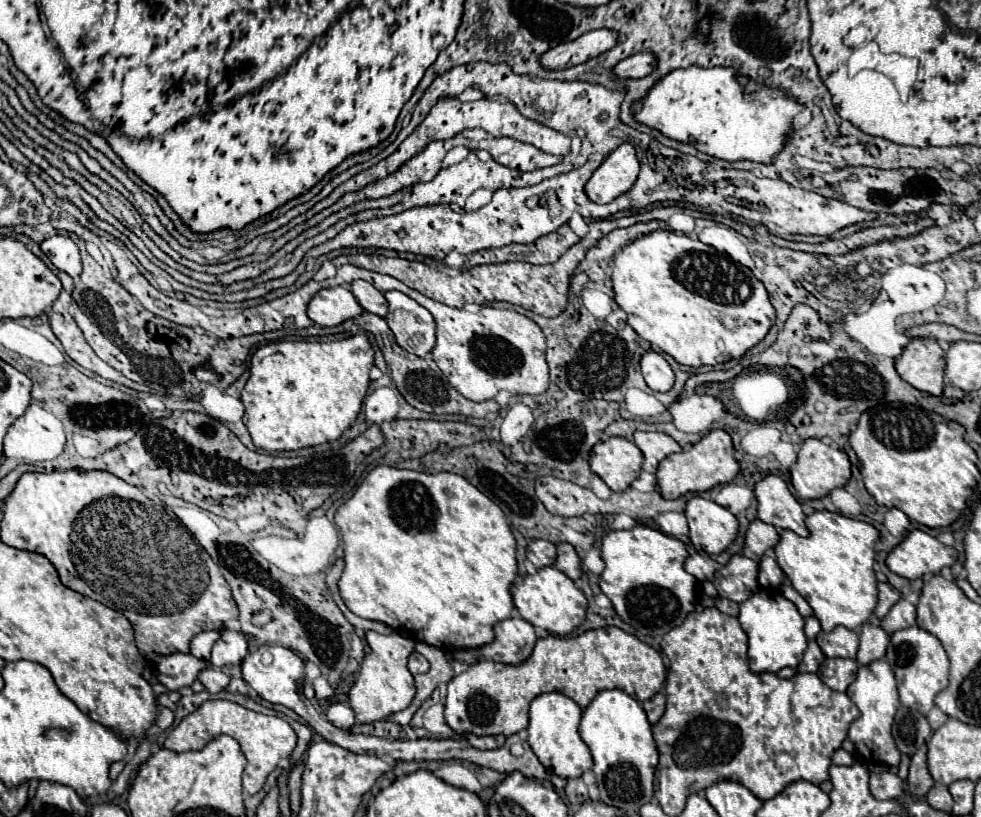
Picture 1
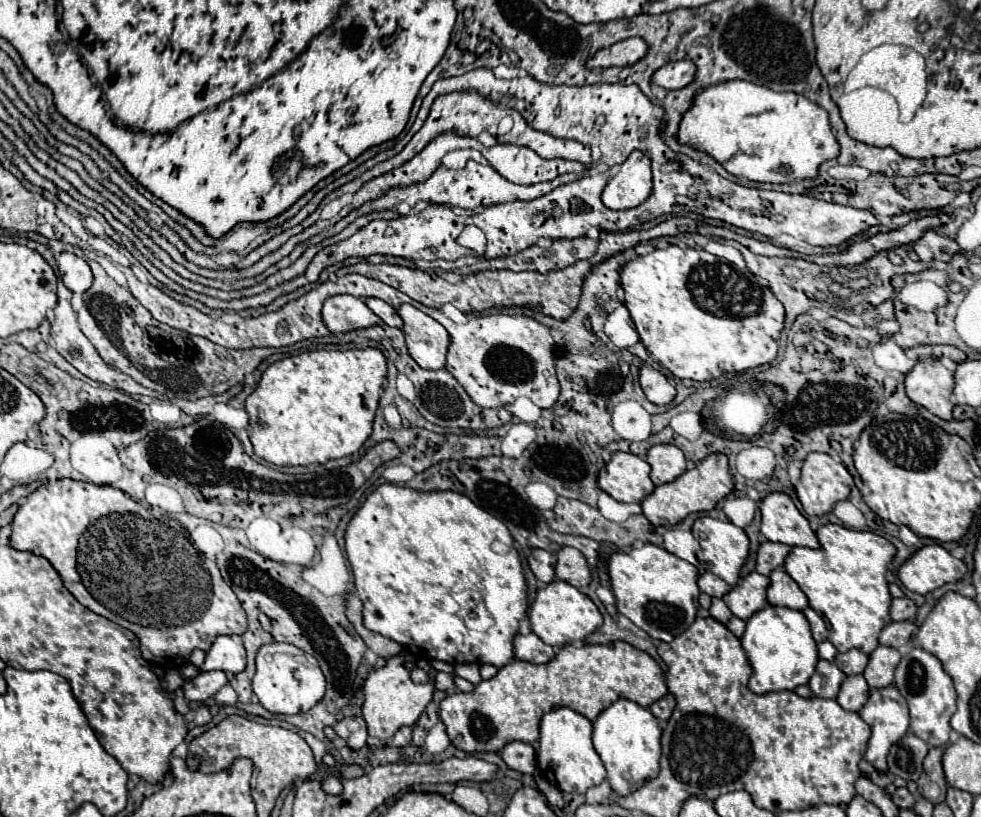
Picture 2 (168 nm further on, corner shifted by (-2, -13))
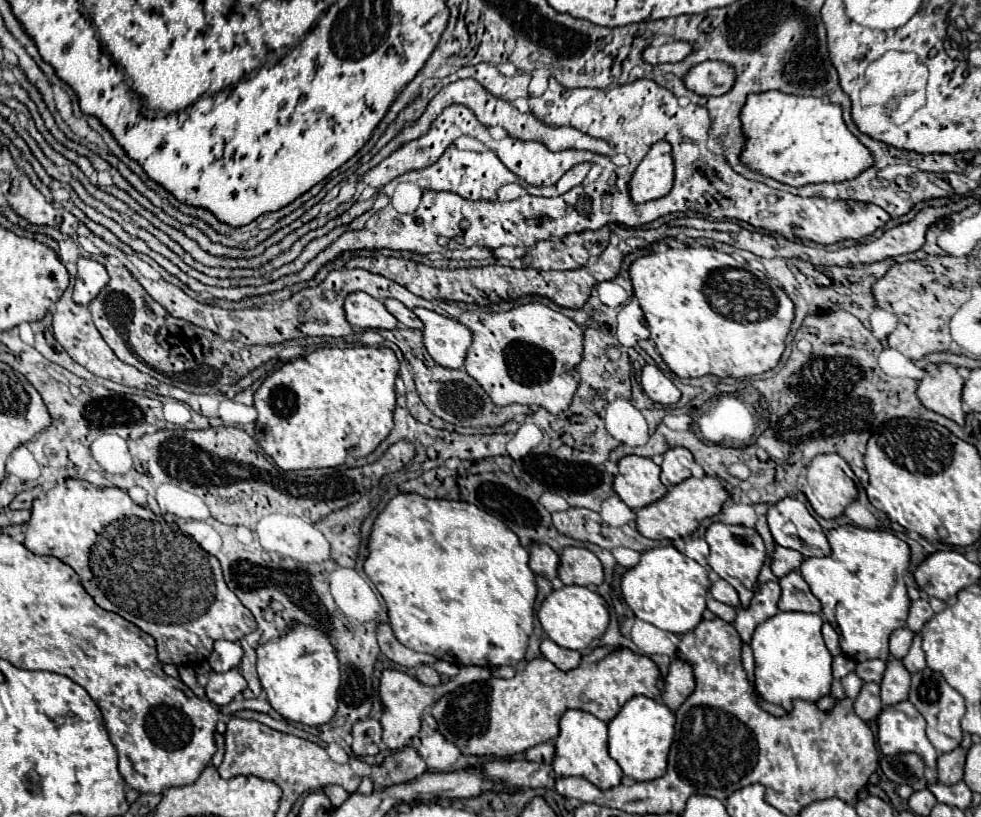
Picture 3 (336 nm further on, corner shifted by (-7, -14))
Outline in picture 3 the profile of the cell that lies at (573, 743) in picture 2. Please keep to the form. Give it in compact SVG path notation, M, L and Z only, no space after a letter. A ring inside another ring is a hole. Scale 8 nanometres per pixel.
M569 709L561 717L561 733L555 739L555 759L553 767L559 777L569 777L569 775L583 775L589 779L595 787L599 789L609 789L621 783L623 771L617 765L615 759L611 759L607 751L607 723L597 719L595 715L579 709Z

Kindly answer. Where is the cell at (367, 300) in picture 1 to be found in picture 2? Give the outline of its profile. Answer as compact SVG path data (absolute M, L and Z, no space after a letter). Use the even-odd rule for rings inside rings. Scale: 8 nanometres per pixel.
M366 298L364 302L366 302L366 306L368 306L368 308L370 308L370 310L372 310L384 324L388 324L388 326L396 326L396 328L402 326L402 318L398 316L396 308L392 308L390 304L382 302L380 298Z

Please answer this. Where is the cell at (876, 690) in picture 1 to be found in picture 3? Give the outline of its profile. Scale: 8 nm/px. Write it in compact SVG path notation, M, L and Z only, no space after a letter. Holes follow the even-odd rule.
M903 701L881 711L877 717L877 743L883 755L917 753L927 767L937 767L937 751L925 735L925 719L913 707Z

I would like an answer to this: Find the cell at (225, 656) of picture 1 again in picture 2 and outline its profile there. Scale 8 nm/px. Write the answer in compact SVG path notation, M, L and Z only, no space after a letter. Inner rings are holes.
M218 636L216 642L212 644L212 648L206 654L206 662L201 666L194 666L186 663L180 669L183 677L193 678L199 672L210 672L210 670L220 670L226 674L240 674L246 668L246 652L244 646L236 644L230 636ZM188 665L192 666L186 669ZM192 674L192 676L191 676Z

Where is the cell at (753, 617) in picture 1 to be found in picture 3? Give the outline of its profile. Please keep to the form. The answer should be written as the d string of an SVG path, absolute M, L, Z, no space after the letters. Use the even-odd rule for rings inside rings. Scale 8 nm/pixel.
M795 611L777 613L755 629L751 639L751 649L755 657L755 687L765 701L791 711L795 699L817 703L821 697L831 693L833 657L823 643L821 627L821 615Z

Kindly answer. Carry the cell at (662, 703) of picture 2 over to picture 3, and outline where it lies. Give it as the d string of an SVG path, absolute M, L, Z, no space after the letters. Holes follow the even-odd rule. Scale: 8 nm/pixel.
M679 655L673 657L669 665L669 675L665 677L665 687L661 693L661 701L671 707L671 711L677 711L679 705L695 691L695 675L691 663L679 659Z

